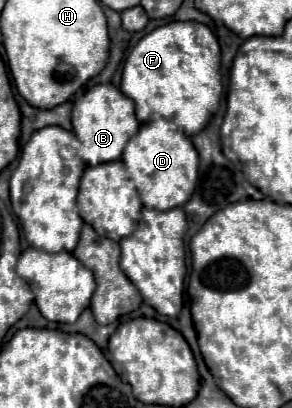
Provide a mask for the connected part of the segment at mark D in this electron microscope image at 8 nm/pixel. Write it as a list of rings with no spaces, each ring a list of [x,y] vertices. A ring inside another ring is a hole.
[[[164,117],[142,123],[122,153],[122,163],[126,165],[128,175],[132,175],[142,203],[158,211],[180,207],[190,199],[199,179],[199,161],[192,139],[180,133],[178,127]]]

